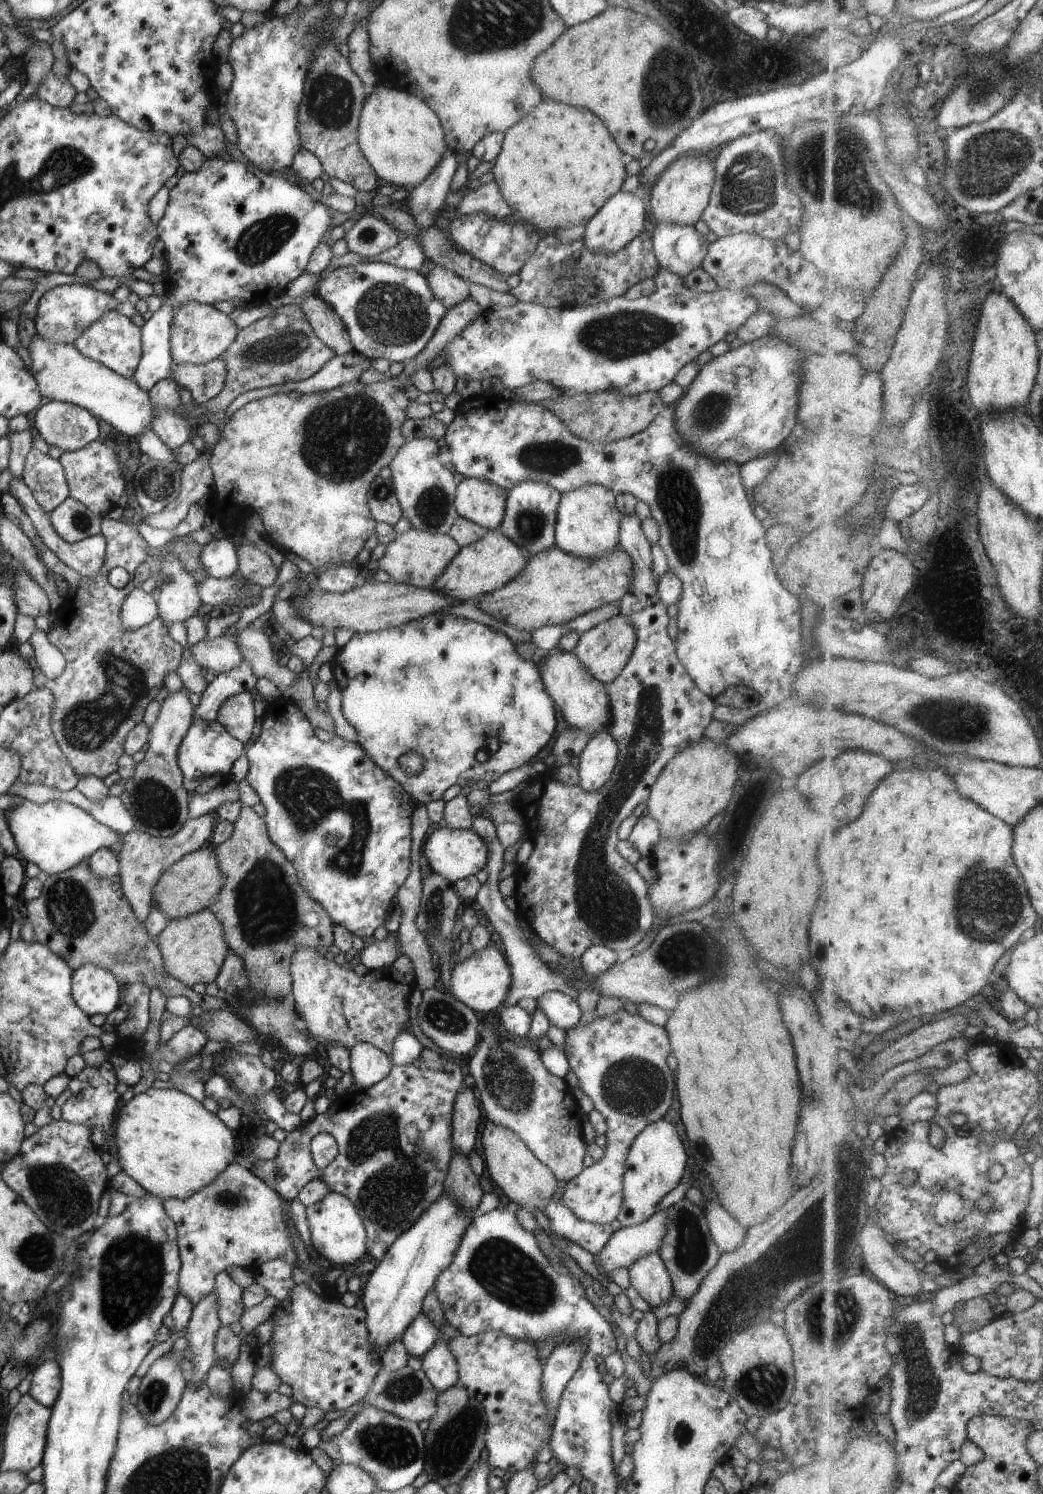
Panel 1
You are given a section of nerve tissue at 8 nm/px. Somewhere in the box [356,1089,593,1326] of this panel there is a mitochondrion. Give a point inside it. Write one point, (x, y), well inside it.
(504, 1271)

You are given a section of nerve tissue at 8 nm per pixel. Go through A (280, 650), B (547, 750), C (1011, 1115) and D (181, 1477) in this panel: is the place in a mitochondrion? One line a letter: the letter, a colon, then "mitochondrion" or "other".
A: other
B: other
C: other
D: mitochondrion

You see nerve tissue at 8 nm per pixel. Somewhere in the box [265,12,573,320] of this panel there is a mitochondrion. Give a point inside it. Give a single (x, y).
(330, 102)

